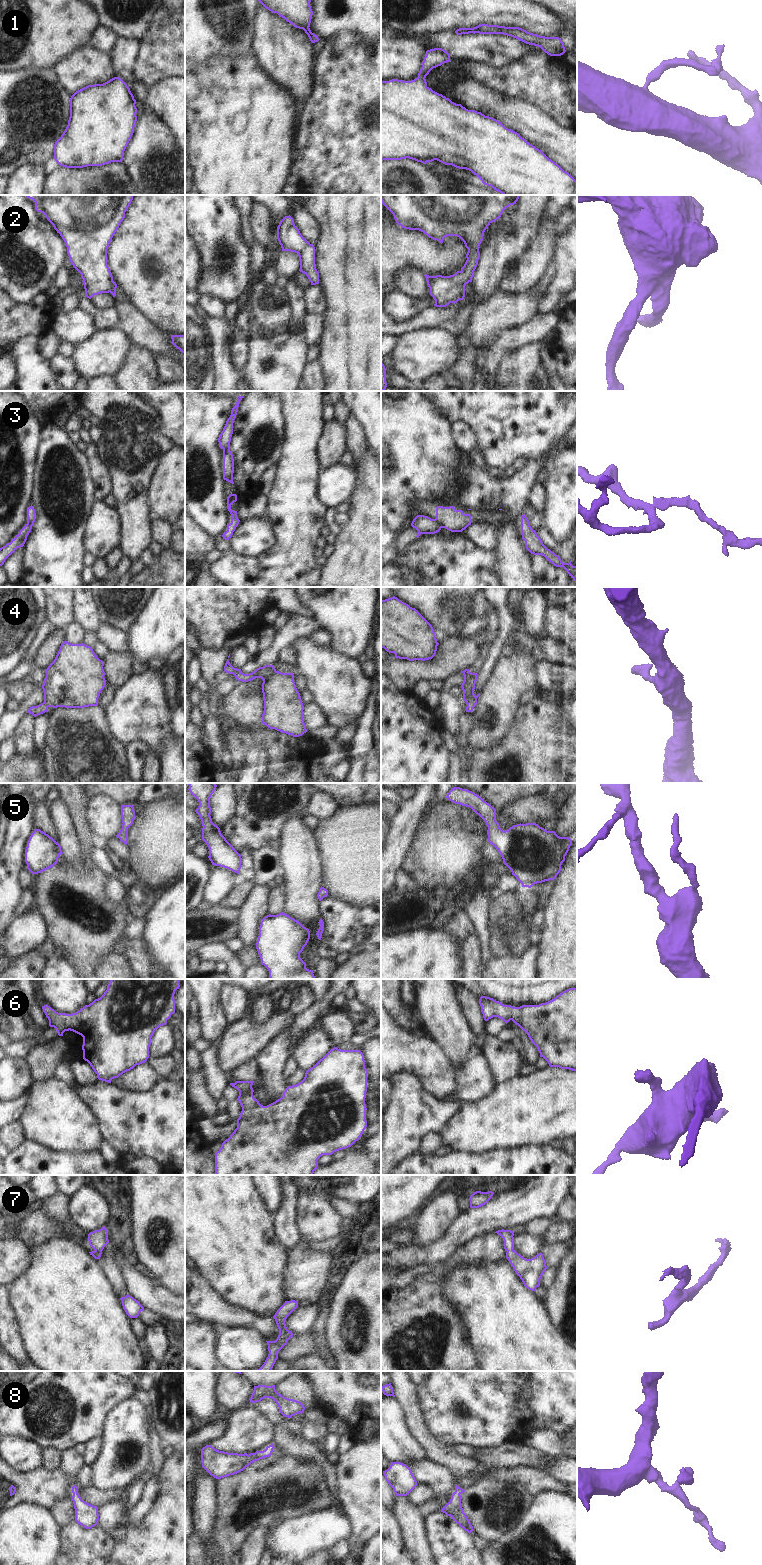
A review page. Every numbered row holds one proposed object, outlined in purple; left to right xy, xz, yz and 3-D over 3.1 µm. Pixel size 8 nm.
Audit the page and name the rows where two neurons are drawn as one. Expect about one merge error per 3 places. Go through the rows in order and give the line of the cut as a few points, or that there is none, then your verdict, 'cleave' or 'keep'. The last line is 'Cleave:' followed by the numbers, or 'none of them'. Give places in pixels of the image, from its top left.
1: no cut; keep
2: no cut; keep
3: cut in yz along (434, 519), (441, 527); cleave
4: no cut; keep
5: no cut; keep
6: no cut; keep
7: no cut; keep
8: no cut; keep
Cleave: 3

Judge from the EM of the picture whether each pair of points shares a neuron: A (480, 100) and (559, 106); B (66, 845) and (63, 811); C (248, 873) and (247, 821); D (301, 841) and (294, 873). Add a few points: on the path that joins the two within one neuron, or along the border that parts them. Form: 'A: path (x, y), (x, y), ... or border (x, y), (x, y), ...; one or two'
A: border (509, 97), (525, 100), (539, 107), (551, 117); two
B: path (66, 837), (66, 826), (63, 819); one
C: path (248, 860), (247, 834); one
D: path (299, 849), (299, 865); one

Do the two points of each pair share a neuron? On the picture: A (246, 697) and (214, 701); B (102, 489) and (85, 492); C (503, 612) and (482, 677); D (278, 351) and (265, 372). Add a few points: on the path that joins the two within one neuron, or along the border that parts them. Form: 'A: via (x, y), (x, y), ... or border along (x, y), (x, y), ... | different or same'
A: border along (219, 699), (219, 710), (221, 712) | different
B: border along (89, 468), (95, 485), (95, 499) | different
C: via (504, 628), (504, 632), (490, 661) | same
D: via (278, 357), (278, 361), (271, 368) | same

